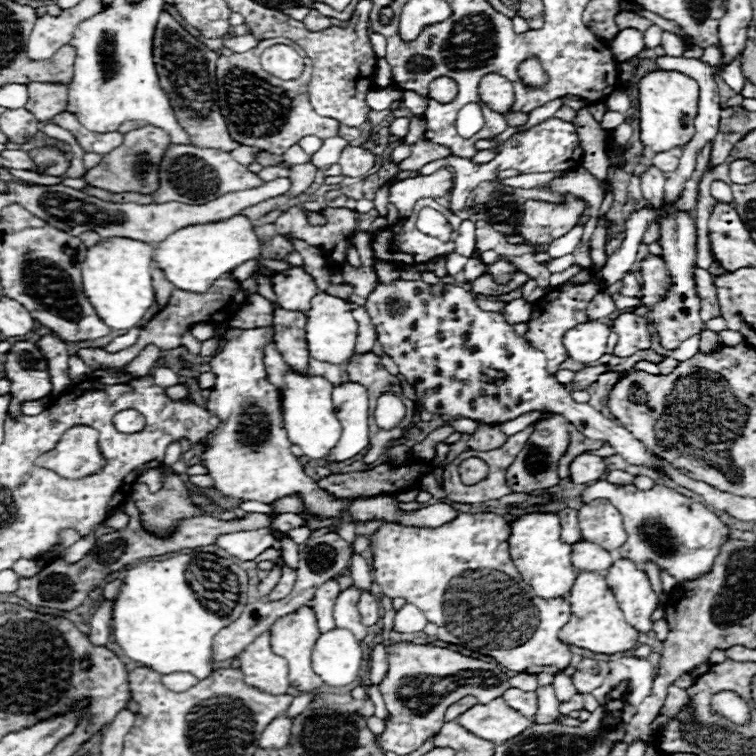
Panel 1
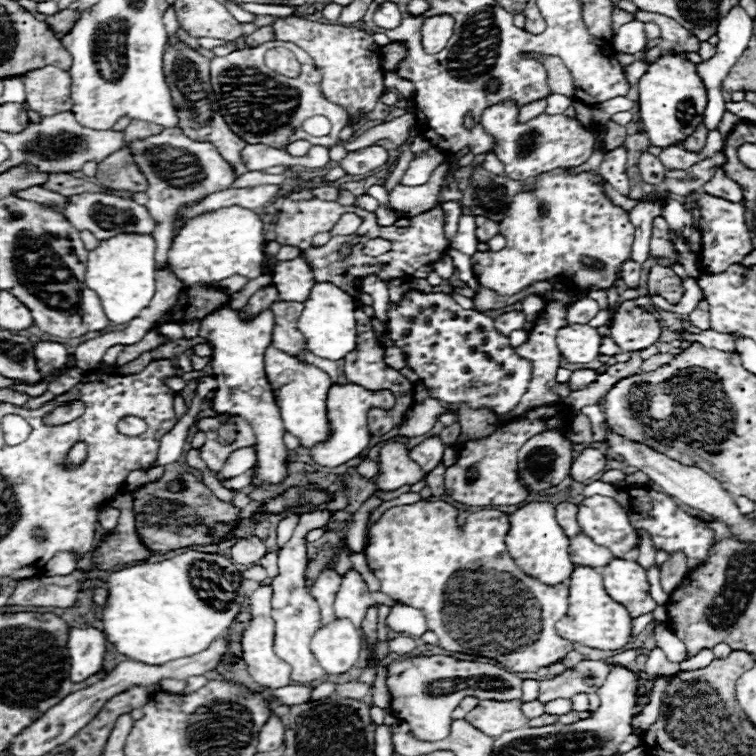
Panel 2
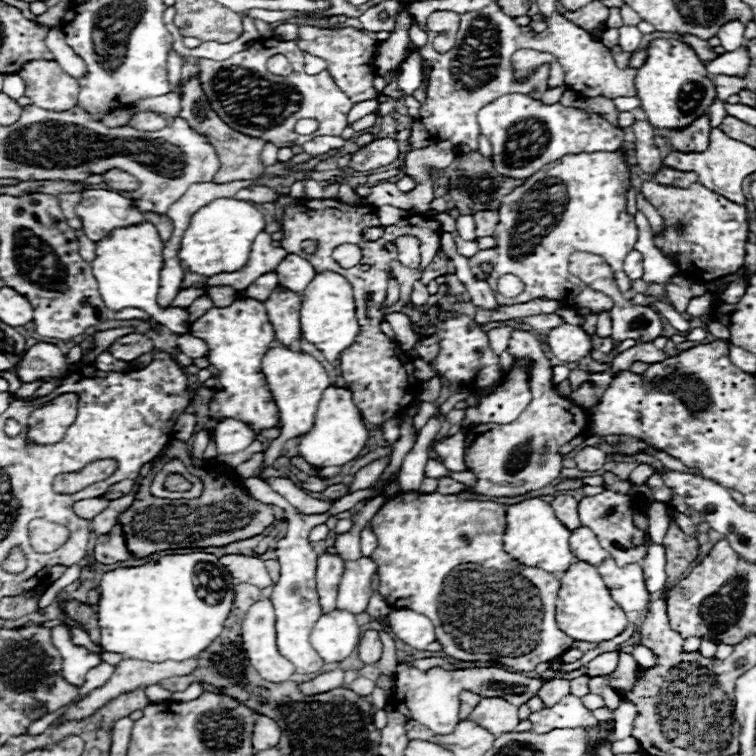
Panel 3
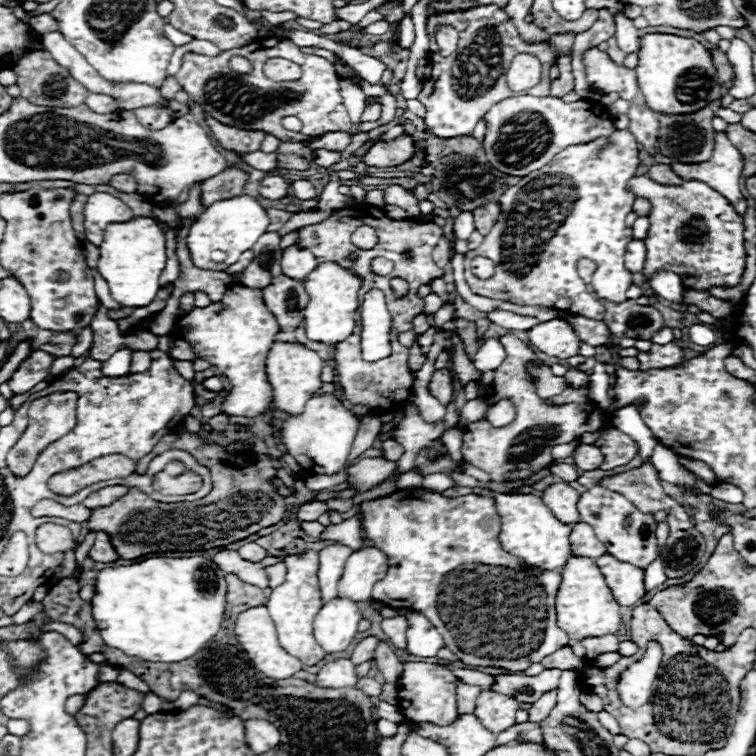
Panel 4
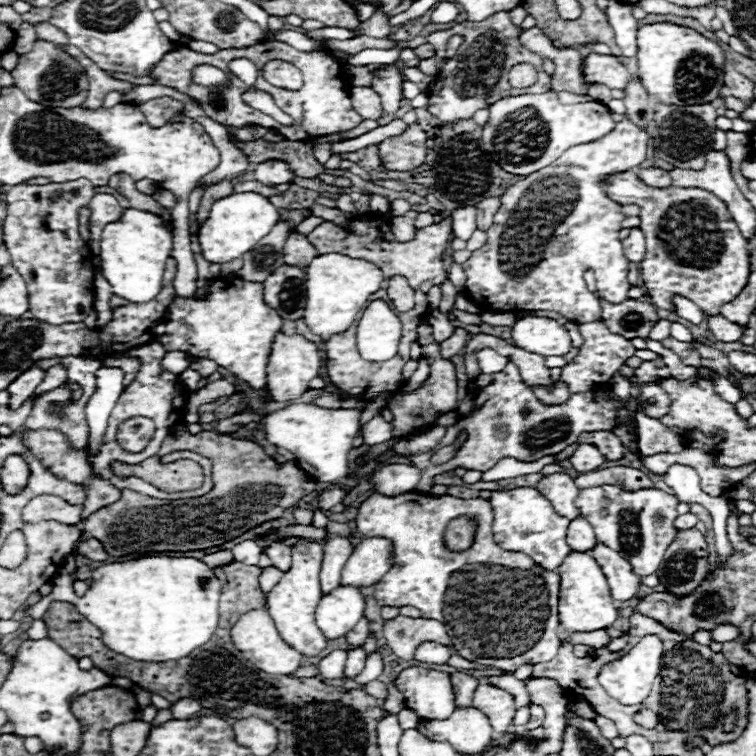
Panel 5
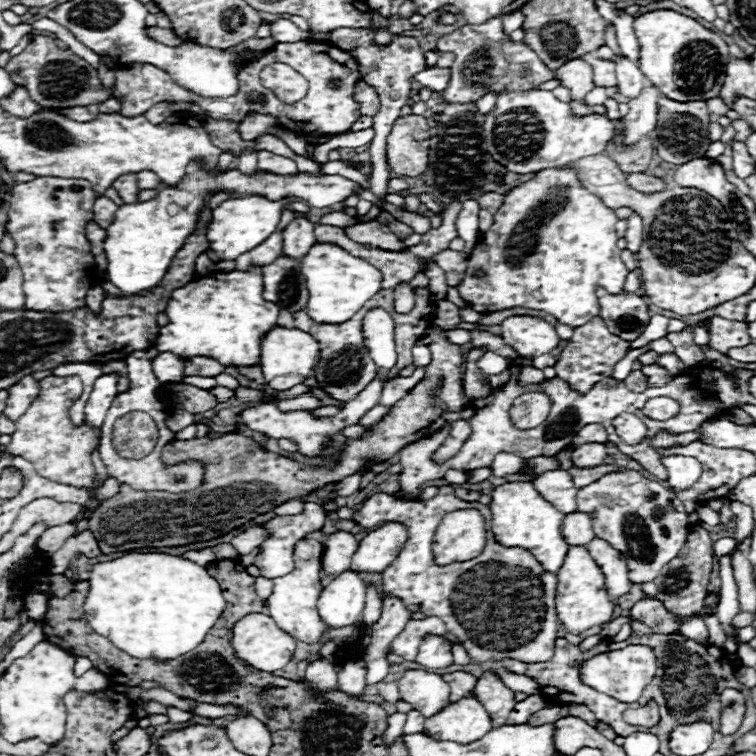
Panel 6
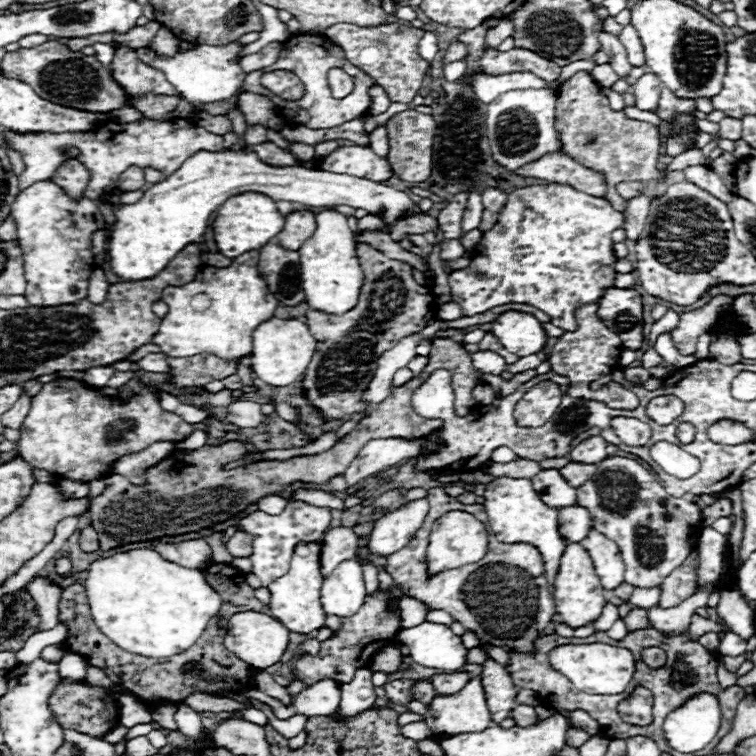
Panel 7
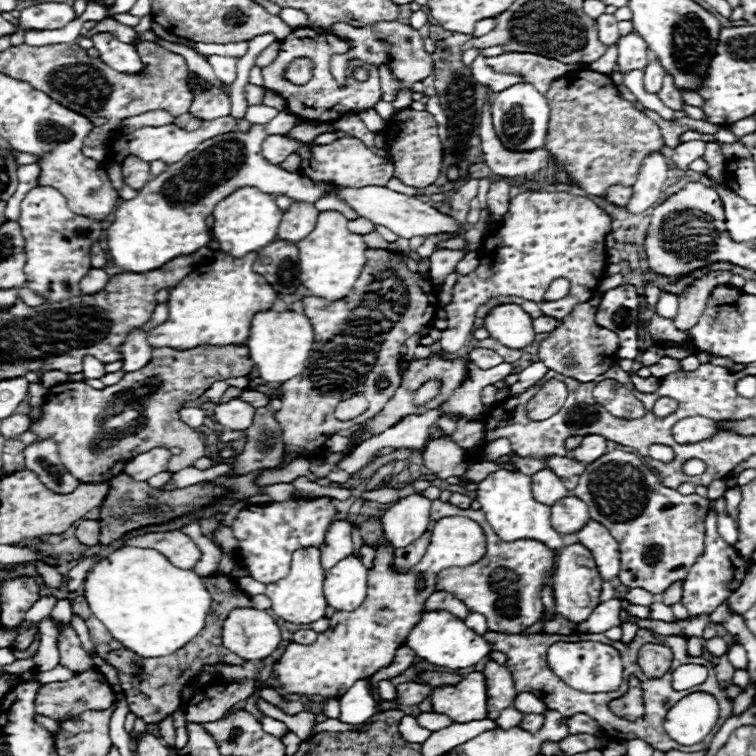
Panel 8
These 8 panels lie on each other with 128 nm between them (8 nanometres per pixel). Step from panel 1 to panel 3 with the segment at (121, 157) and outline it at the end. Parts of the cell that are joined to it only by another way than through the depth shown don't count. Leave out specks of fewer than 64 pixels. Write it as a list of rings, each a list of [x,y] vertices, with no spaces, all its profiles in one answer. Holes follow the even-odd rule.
[[[138,112],[138,114],[132,116],[132,120],[128,124],[134,126],[136,130],[144,130],[146,132],[146,130],[160,130],[160,128],[164,128],[168,124],[168,120],[152,114],[152,112]],[[118,168],[108,170],[102,178],[112,190],[126,190],[126,192],[132,192],[134,190],[134,182],[138,182],[132,174],[128,174],[124,170],[118,170]]]

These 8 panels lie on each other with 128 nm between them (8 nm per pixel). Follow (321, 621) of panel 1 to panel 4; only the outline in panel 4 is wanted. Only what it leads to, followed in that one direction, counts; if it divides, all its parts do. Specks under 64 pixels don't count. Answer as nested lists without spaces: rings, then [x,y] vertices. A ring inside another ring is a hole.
[[[332,544],[326,546],[324,550],[318,552],[318,584],[320,584],[320,594],[322,602],[330,602],[334,596],[338,596],[338,580],[342,578],[344,564],[352,550],[342,544]]]

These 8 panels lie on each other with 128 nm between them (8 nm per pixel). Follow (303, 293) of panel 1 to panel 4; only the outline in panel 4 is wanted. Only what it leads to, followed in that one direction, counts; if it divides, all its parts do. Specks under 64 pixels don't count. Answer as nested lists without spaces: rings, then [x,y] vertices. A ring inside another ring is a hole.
[[[290,246],[282,252],[282,272],[294,280],[306,280],[308,274],[318,266],[314,254],[308,248],[300,248],[300,246]]]

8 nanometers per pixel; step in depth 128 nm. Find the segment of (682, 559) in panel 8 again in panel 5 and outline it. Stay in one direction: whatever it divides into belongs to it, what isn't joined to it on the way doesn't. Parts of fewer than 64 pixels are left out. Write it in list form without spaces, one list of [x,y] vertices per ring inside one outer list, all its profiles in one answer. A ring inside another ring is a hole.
[[[604,484],[580,490],[576,506],[580,510],[580,516],[592,524],[598,542],[620,552],[620,556],[632,564],[638,576],[654,574],[660,568],[664,552],[676,536],[676,528],[672,526],[672,522],[678,516],[678,500],[674,496],[658,488],[624,492],[616,486]]]

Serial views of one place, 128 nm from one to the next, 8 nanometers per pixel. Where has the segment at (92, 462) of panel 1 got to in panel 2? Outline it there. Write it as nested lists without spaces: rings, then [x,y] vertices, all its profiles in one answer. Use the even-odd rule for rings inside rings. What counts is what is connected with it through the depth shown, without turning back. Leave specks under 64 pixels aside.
[[[76,442],[74,448],[70,448],[70,452],[64,458],[66,466],[80,466],[86,460],[88,452],[86,452],[86,442]]]

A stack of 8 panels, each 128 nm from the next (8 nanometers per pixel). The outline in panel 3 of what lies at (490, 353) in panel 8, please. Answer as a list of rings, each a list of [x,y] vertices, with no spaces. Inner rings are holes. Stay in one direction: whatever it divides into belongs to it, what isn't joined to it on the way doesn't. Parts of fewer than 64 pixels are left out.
[[[502,326],[502,328],[492,328],[492,330],[490,330],[490,344],[492,344],[492,348],[494,348],[498,354],[508,348],[508,340],[510,340],[512,332],[514,332],[512,326]]]

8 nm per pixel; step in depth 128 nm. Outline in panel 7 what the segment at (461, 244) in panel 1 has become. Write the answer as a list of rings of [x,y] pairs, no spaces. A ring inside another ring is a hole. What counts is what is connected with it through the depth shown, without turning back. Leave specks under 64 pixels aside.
[[[472,192],[472,194],[468,196],[466,210],[464,210],[464,216],[462,216],[462,232],[464,232],[464,234],[470,232],[470,230],[474,230],[474,228],[478,228],[480,218],[482,218],[482,210],[484,210],[484,206],[482,206],[482,196],[476,194],[476,192]]]

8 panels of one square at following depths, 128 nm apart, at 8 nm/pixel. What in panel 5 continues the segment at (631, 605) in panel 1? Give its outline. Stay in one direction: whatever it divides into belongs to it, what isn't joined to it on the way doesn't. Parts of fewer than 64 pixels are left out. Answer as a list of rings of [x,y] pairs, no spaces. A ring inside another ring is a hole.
[[[598,544],[598,548],[594,548],[590,554],[602,568],[614,600],[624,602],[624,600],[630,600],[636,596],[638,586],[642,584],[640,582],[642,578],[638,574],[634,574],[628,560],[624,560],[618,552],[606,548],[604,544]]]

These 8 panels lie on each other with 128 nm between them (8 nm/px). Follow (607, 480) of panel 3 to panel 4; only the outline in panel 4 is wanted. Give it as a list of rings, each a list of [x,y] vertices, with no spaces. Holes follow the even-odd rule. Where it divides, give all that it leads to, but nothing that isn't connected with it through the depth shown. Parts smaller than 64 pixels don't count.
[[[608,428],[594,444],[604,456],[604,462],[600,466],[602,470],[612,470],[616,466],[628,464],[638,454],[638,444],[628,434],[616,428]]]

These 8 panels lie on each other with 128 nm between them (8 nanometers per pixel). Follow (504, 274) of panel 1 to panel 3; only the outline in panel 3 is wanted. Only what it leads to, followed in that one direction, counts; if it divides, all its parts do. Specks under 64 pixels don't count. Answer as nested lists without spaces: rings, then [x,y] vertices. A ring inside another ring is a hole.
[[[594,152],[594,154],[578,154],[578,156],[564,156],[562,160],[548,164],[546,168],[538,170],[534,176],[526,178],[522,186],[518,186],[506,200],[502,200],[500,206],[500,224],[494,230],[494,238],[498,240],[496,248],[490,250],[480,250],[470,258],[472,272],[484,280],[484,272],[480,272],[480,264],[488,262],[492,264],[490,276],[486,276],[488,286],[496,292],[496,282],[504,274],[514,274],[524,282],[524,292],[518,294],[516,298],[506,298],[500,296],[498,304],[520,304],[528,302],[540,296],[550,296],[562,302],[564,306],[588,306],[594,308],[594,292],[576,276],[568,272],[568,258],[574,252],[590,252],[602,256],[614,270],[618,278],[618,288],[624,294],[630,290],[630,278],[624,276],[622,264],[624,256],[634,250],[636,244],[636,224],[634,216],[626,212],[626,196],[624,196],[624,184],[630,182],[628,172],[620,172],[620,162],[618,162],[618,152]]]

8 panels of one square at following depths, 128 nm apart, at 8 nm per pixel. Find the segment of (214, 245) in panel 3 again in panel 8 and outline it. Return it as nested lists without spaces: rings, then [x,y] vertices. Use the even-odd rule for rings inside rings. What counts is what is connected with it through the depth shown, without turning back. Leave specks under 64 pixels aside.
[[[238,188],[238,192],[232,192],[214,208],[214,238],[220,244],[220,250],[240,258],[248,252],[258,252],[266,244],[274,242],[280,220],[282,220],[282,210],[276,206],[274,196],[260,192],[258,188]]]

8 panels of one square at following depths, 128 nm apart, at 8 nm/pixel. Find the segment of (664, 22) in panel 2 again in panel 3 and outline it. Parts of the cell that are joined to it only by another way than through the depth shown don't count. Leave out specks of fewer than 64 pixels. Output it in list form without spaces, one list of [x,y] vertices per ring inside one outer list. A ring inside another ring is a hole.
[[[680,34],[680,40],[682,40],[684,44],[688,44],[702,60],[714,60],[714,58],[716,58],[714,48],[712,48],[706,40],[702,40],[702,38],[698,38],[698,36],[692,36],[692,34]]]

